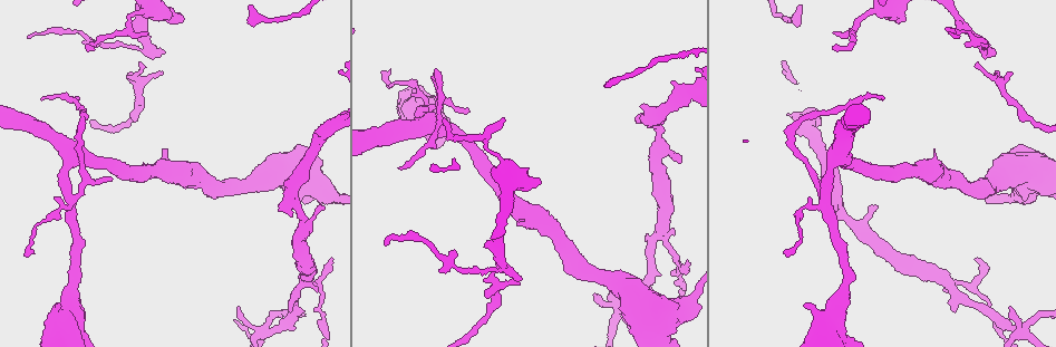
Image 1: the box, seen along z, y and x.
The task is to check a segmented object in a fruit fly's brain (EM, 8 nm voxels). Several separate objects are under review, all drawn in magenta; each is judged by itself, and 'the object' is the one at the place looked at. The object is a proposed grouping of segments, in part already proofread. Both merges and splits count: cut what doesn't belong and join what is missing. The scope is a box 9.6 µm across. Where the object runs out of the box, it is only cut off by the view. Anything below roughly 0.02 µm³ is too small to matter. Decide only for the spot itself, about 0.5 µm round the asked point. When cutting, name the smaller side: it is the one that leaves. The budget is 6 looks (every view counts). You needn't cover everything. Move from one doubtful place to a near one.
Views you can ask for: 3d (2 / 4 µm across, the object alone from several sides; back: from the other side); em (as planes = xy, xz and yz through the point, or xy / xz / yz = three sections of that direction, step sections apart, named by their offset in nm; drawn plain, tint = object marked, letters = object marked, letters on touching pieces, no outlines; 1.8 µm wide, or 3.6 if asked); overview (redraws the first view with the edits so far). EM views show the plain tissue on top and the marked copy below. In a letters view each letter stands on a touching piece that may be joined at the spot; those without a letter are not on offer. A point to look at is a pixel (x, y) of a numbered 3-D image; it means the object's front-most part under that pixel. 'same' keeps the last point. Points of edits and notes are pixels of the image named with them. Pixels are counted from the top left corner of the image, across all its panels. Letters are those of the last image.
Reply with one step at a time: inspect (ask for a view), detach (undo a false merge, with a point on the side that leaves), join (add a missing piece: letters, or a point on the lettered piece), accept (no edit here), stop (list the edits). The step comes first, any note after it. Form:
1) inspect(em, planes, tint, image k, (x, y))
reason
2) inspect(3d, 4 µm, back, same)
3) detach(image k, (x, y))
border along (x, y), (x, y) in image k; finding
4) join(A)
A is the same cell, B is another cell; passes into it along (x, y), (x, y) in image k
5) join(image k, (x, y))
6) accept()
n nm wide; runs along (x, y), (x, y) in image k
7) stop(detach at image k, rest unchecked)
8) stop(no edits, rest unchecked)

inspect(3d, 4 µm, image 1, (131, 74))
free end

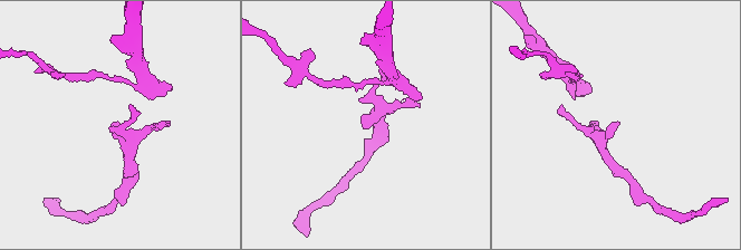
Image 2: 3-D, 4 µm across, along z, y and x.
inspect(em, yz, step 4, tint, image 2, (619, 122))

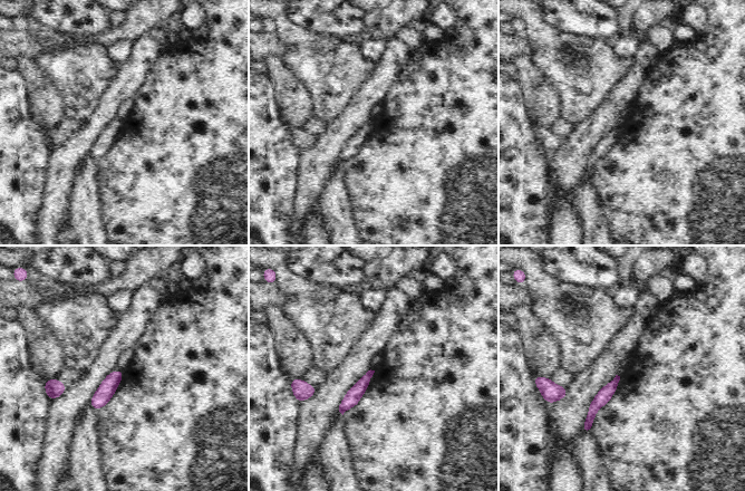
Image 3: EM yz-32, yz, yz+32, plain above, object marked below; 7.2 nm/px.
inspect(em, xz, step 16, letters, same)

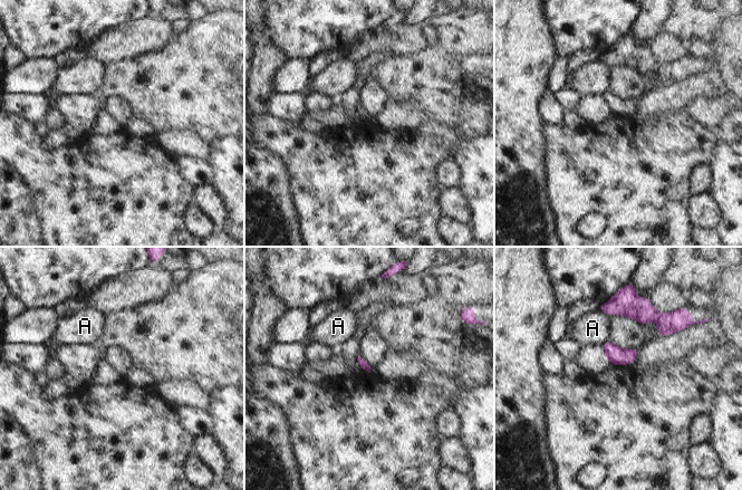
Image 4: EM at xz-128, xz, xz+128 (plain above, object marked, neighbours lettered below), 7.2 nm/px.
accept()
A is another cell; border along (598, 310), (608, 315) in image 4; none of them fits

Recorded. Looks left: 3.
inspect(3d, 2 µm, image 1, (72, 198))
abrupt turn

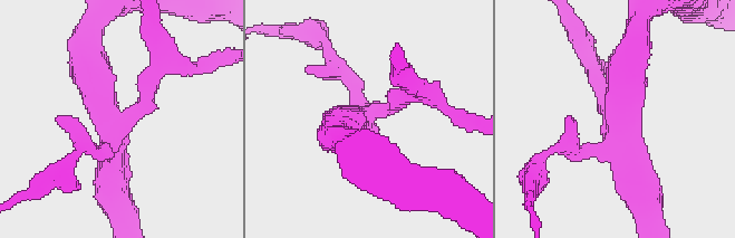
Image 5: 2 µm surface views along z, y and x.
inspect(em, xz, step 16, tint, image 5, (115, 115))
4 arms

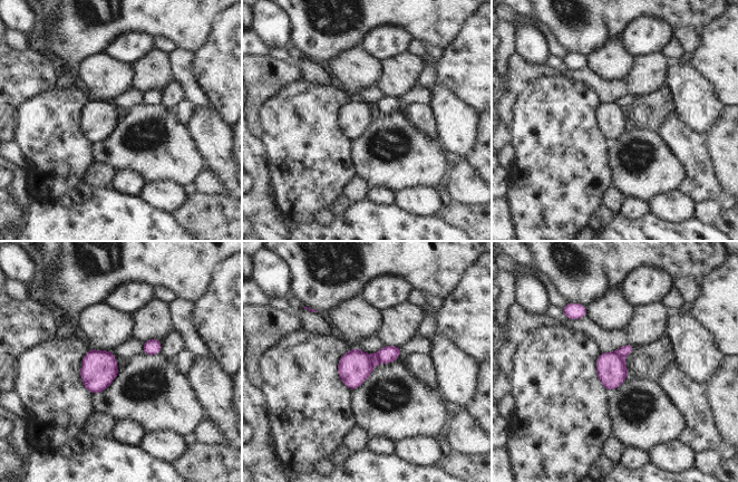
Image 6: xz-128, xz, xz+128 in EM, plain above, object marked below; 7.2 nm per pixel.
inspect(em, planes, letters, same)
cut it another way

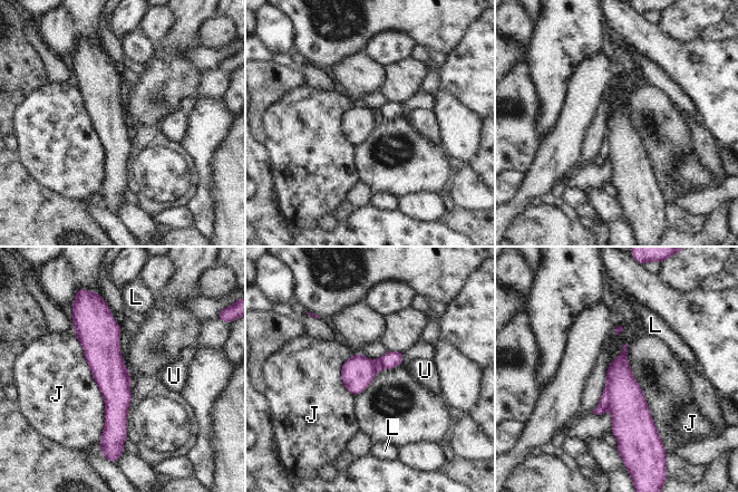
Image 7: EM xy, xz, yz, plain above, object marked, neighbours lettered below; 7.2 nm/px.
detach(image 7, (603, 404))
240 nm wide; J, L and U are other cells; border along (607, 380), (609, 385), (609, 405) in image 7; two neurons meet here

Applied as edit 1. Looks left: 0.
stop(detach at image 7, rest unchecked)

